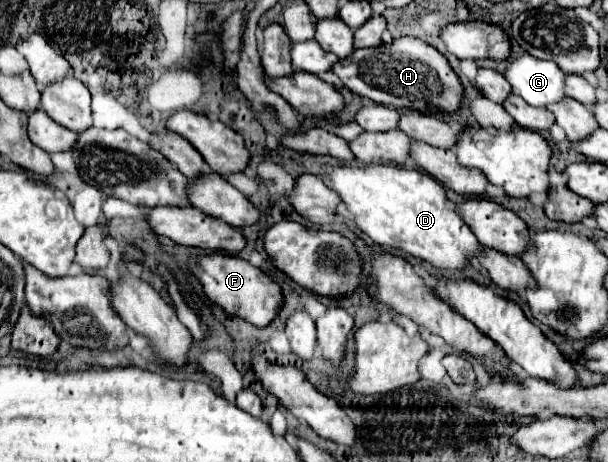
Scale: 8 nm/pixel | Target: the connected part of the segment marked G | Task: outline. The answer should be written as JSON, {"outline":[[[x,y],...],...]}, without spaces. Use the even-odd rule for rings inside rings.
{"outline":[[[530,54],[510,62],[506,78],[514,94],[522,96],[532,106],[548,106],[566,98],[566,74],[552,60],[538,60]]]}

